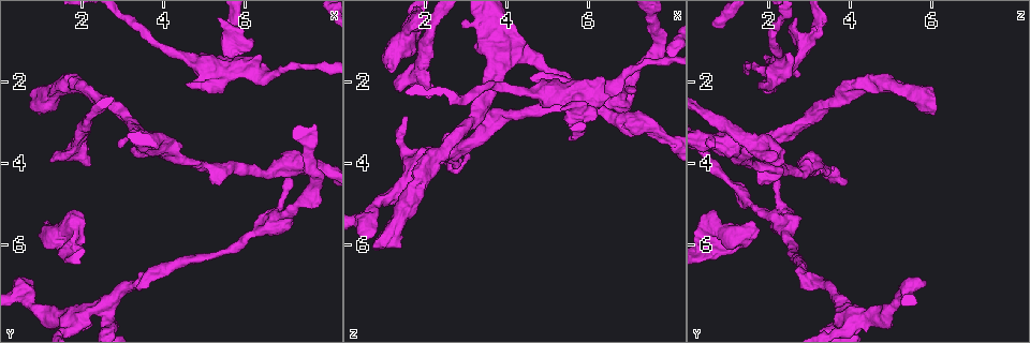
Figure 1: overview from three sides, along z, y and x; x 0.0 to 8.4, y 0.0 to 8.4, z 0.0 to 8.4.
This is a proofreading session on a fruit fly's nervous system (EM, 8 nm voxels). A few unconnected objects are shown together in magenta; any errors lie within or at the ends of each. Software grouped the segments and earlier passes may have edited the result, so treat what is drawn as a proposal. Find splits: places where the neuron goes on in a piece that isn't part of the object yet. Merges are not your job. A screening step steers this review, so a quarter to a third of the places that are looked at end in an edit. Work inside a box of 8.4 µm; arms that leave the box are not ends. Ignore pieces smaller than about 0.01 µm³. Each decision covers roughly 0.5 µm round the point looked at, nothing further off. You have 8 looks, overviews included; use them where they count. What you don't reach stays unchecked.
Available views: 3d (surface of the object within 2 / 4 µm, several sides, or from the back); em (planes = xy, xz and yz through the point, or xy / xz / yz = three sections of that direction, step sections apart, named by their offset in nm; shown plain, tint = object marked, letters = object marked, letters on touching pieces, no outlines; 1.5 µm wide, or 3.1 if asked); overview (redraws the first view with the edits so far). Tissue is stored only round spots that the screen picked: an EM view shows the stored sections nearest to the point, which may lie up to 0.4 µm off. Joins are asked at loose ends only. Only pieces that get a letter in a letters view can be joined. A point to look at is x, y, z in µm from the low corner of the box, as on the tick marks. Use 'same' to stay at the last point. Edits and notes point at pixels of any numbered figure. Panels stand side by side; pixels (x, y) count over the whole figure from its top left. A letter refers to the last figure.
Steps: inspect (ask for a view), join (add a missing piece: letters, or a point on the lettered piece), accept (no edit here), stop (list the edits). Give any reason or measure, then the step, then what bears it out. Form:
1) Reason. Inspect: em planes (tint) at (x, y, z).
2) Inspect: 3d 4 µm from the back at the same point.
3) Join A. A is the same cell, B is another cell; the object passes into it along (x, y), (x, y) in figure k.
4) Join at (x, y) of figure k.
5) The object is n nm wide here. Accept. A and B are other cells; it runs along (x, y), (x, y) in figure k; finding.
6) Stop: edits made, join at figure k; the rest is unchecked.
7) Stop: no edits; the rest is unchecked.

An open end. Inspect: 3d 4 µm at (0.70, 7.00, 5.85).

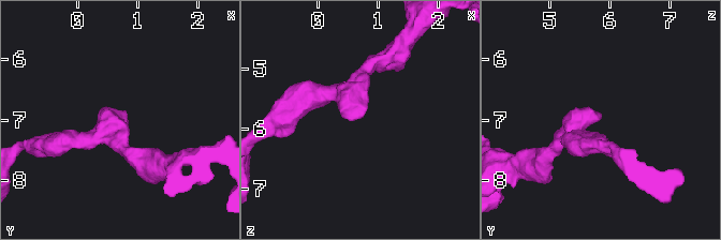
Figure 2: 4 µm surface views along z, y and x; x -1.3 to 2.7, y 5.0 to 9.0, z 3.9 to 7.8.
Inspect: em planes (plain) at (0.65, 7.00, 5.85).

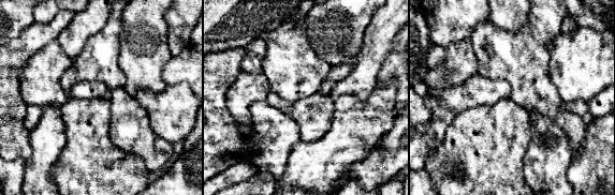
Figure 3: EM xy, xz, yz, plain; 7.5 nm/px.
Inspect: em planes (letters) at the same point.

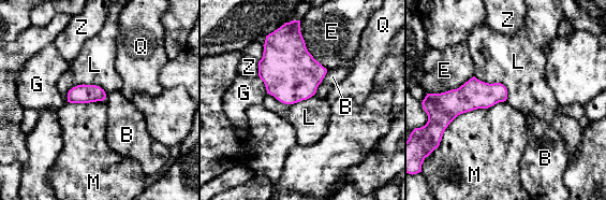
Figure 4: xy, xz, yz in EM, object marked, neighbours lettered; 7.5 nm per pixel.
Accept. B, E, G, L, M, Q and Z are other cells; a border runs along (106, 95), (77, 84), (67, 101) in figure 4; no lettered piece goes on from it.

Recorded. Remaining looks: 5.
An open end. Inspect: em planes (tint) at (1.20, 4.00, 2.00).

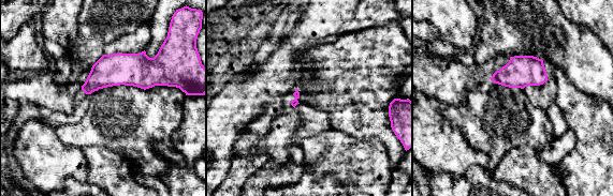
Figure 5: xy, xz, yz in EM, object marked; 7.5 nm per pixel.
Inspect: em planes (letters) at the same point.

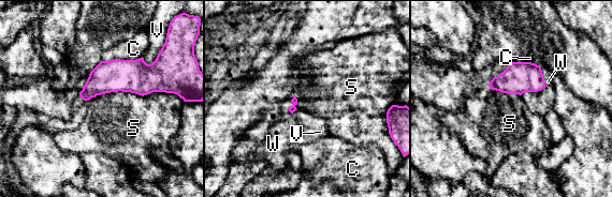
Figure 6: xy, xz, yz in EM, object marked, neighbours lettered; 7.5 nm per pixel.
The longest contact is with S, 460 nm. Join W. W is the same cell, C, S and V are other cells; it goes on there.

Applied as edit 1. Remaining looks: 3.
Branch stops here. Inspect: 3d 2 µm from the back at (3.00, 3.60, 0.65).

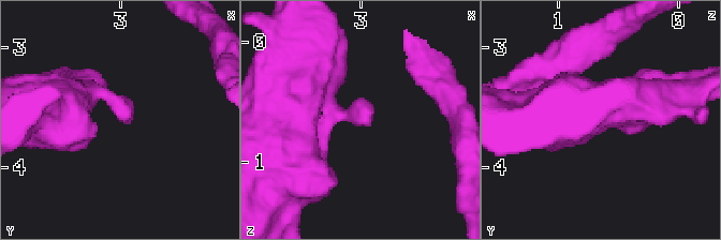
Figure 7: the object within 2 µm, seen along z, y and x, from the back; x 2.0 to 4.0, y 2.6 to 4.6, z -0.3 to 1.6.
Inspect: em planes (plain) at (2.96, 3.62, 0.64).

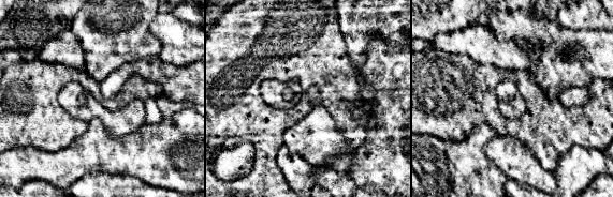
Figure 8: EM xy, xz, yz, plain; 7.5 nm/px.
Inspect: em planes (letters) at the same point.

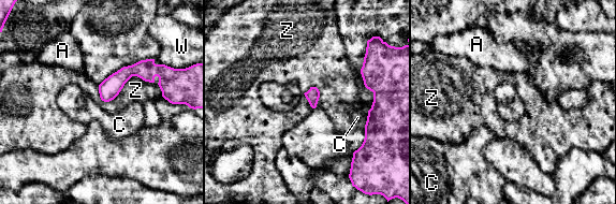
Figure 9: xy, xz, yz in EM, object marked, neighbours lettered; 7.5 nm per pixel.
Accept. A, C, W and Z are other cells; none of them fits.

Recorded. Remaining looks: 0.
Stop: edits made, join at figure 6; the rest is unchecked.

